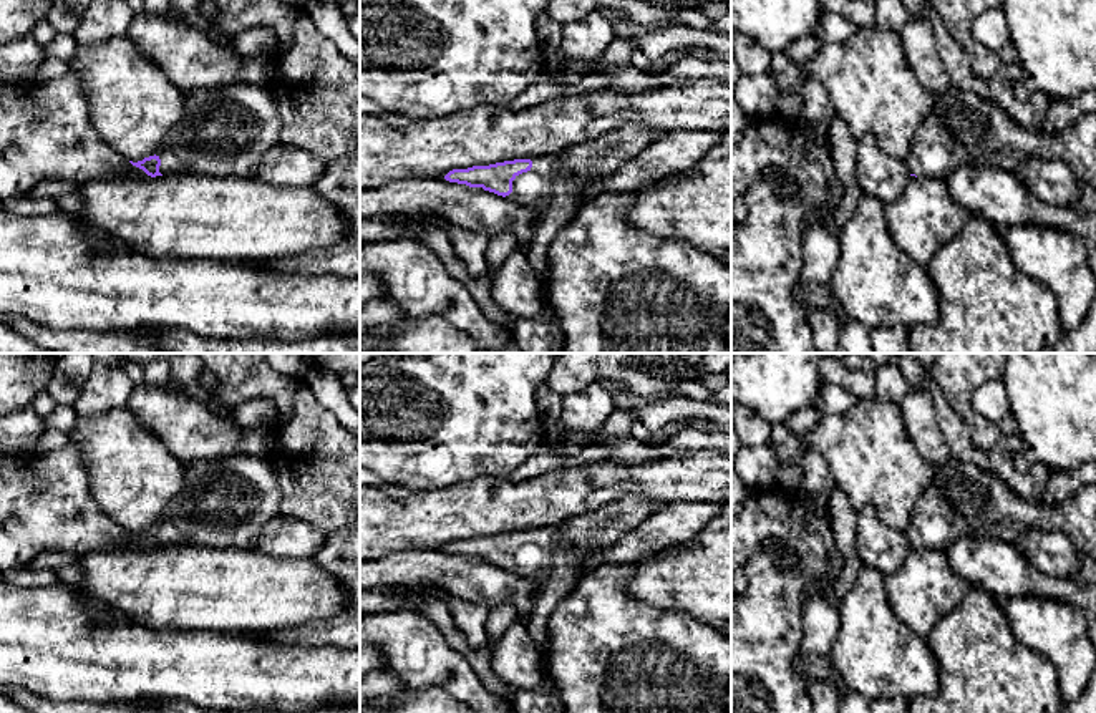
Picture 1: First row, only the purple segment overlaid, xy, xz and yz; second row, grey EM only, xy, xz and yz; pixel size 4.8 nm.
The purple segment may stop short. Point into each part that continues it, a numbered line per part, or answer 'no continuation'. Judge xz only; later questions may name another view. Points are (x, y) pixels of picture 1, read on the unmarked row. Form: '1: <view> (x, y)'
1: xz (552, 561)

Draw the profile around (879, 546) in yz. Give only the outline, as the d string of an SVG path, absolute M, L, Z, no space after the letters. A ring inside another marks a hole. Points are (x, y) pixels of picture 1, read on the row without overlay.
M872 506L857 511L856 551L864 565L882 575L895 574L902 569L909 549L905 531L885 526Z

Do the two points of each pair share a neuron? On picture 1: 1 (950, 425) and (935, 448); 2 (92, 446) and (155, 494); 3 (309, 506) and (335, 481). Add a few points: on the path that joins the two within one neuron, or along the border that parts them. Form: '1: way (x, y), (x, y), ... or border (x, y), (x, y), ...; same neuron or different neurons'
1: border (934, 398), (937, 426), (947, 448), (955, 456); different neurons
2: way (106, 446), (140, 480); same neuron
3: way (315, 499), (329, 486); same neuron

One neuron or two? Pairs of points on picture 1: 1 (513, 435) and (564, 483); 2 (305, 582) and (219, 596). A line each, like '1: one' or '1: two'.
1: two
2: one

